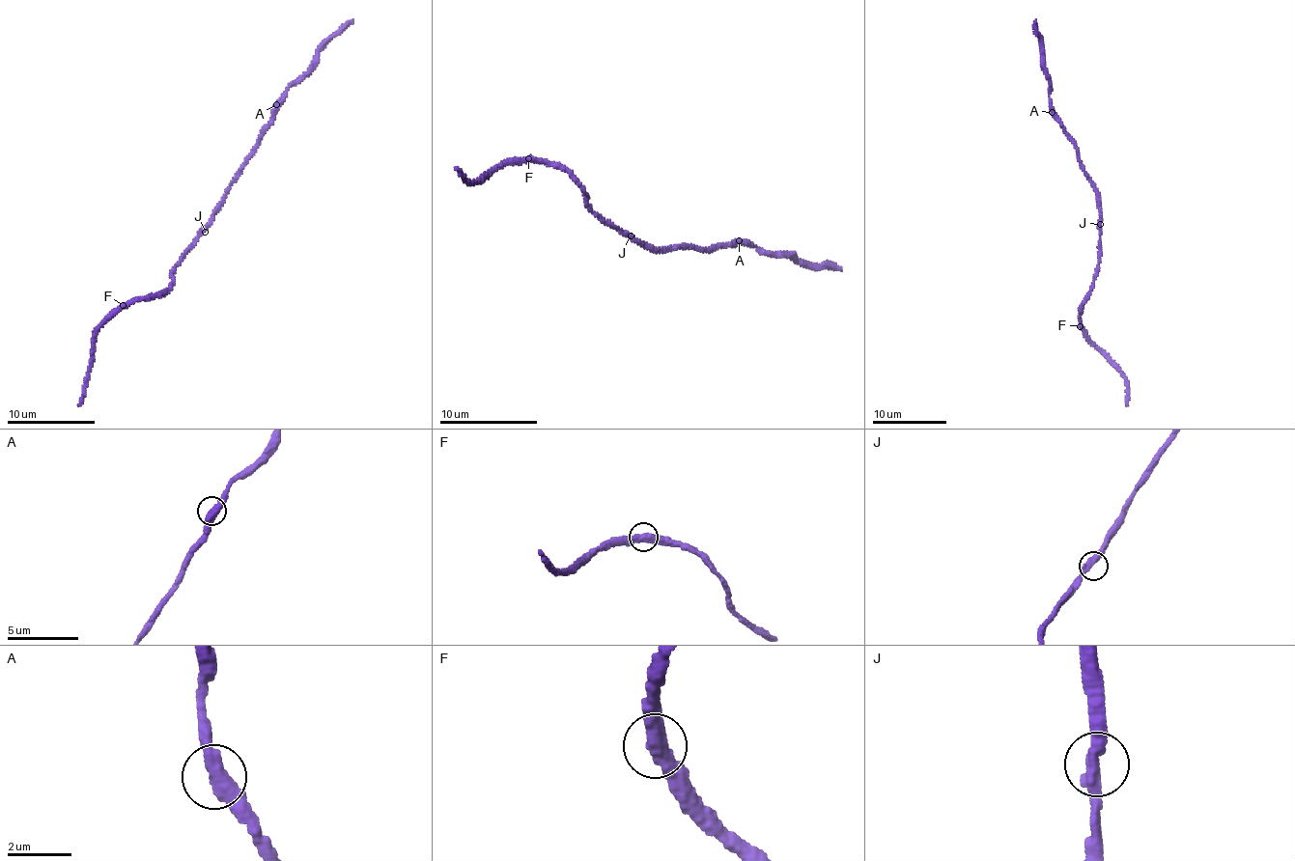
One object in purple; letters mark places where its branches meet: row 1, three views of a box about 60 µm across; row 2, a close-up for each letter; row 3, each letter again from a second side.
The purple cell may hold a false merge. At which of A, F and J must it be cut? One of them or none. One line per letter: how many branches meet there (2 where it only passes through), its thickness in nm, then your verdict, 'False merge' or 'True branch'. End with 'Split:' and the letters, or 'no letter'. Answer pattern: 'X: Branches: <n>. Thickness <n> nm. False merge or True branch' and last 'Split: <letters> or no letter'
A: Branches: 2. Thickness 480 nm. True branch
F: Branches: 2. Thickness 440 nm. True branch
J: Branches: 2. Thickness 400 nm. True branch
Split: no letter

